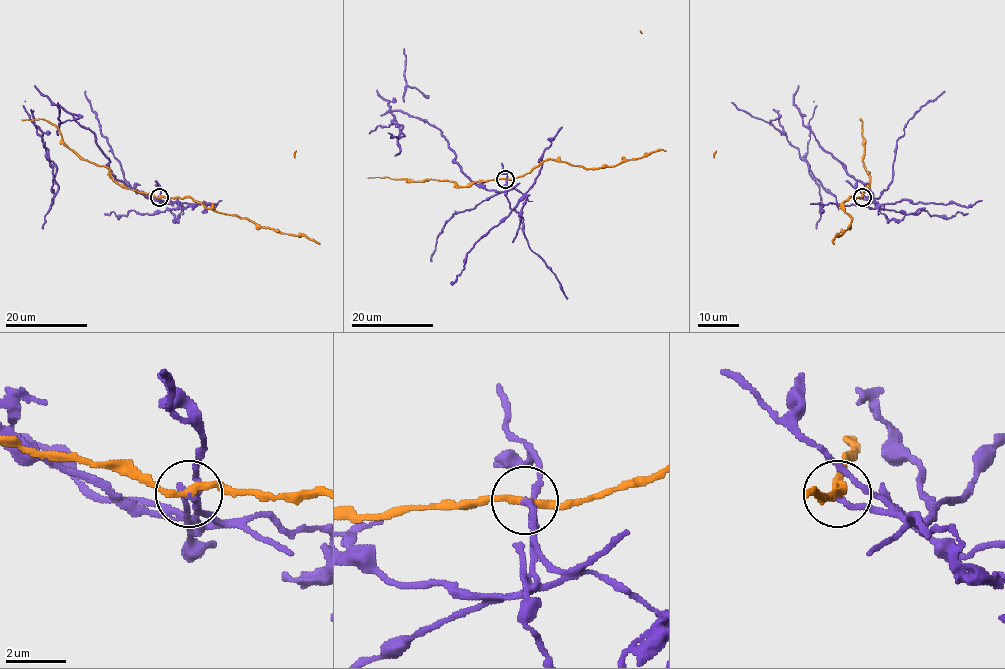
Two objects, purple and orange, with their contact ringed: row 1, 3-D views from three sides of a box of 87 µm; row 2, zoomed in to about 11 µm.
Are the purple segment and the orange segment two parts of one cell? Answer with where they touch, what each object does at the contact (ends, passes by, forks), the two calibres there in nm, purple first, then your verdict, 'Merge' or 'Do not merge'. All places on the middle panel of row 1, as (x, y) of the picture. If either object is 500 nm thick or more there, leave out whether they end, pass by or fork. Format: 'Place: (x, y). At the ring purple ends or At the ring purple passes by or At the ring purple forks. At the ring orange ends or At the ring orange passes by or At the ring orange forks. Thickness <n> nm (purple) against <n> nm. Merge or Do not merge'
Place: (505, 179). At the ring purple ends. At the ring orange passes by. Thickness 200 nm (purple) against 200 nm. Do not merge

